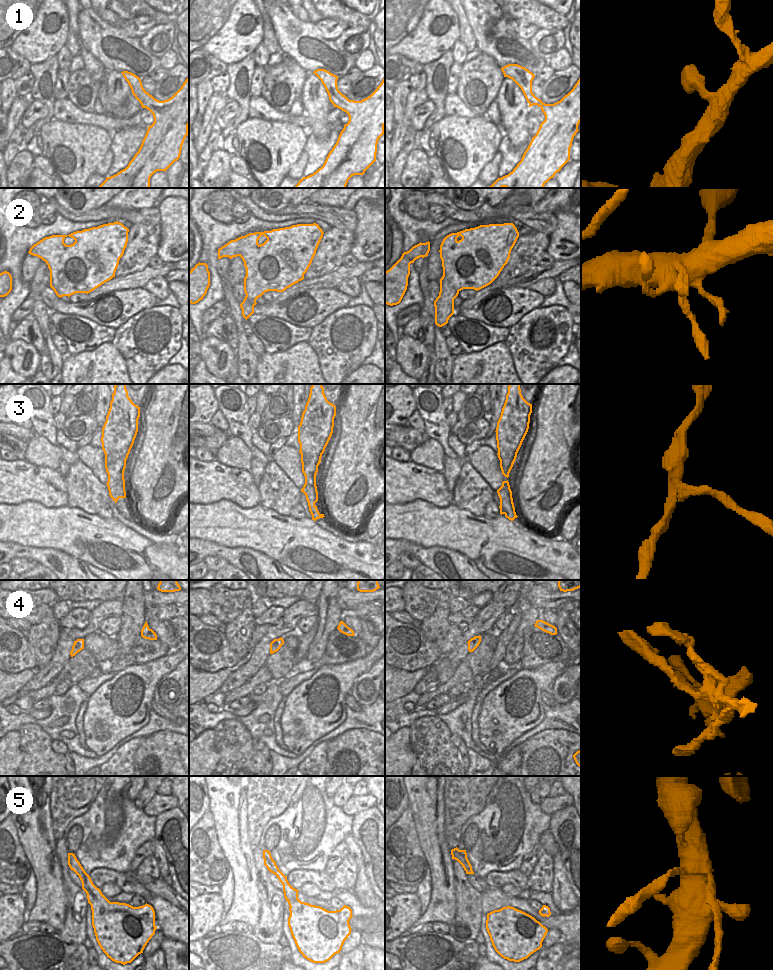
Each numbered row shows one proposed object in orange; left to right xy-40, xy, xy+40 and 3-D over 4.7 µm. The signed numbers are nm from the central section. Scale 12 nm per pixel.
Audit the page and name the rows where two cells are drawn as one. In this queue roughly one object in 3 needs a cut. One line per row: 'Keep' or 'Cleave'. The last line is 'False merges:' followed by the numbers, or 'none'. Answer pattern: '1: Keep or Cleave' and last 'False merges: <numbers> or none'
1: Keep
2: Keep
3: Cleave
4: Keep
5: Cleave
False merges: 3, 5

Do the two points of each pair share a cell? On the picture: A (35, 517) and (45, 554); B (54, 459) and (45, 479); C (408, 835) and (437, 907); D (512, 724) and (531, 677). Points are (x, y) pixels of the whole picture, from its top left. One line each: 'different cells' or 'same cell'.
A: different cells
B: different cells
C: different cells
D: same cell

